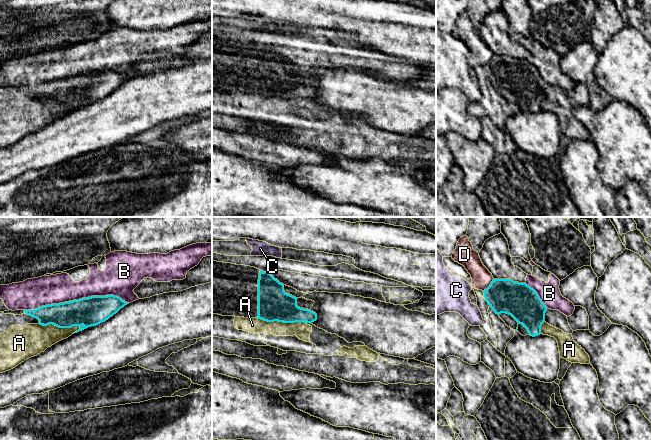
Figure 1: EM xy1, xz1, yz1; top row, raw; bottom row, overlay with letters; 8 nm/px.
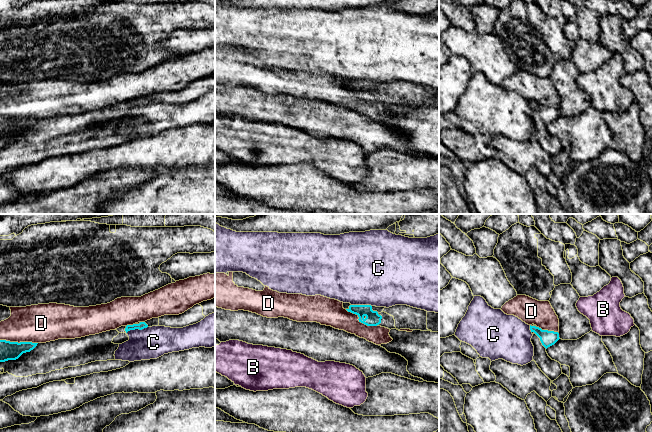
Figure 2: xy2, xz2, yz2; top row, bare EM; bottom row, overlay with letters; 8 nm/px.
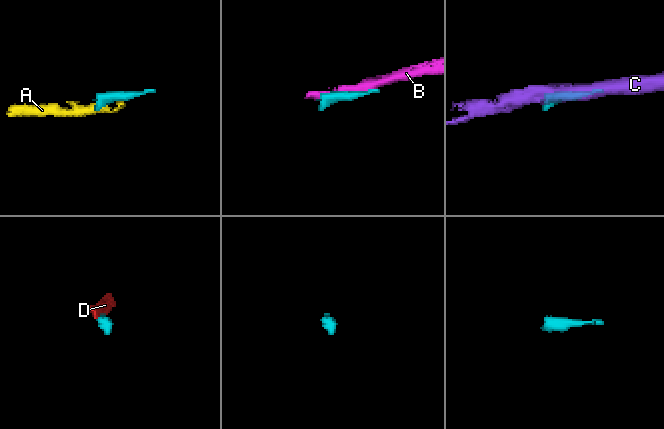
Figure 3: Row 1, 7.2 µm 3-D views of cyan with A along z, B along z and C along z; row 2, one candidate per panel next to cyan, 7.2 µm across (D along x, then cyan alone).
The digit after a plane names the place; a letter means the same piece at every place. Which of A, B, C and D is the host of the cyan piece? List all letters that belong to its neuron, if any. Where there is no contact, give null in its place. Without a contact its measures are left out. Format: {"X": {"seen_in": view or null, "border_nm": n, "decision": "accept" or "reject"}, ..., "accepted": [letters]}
{"A": {"seen_in": "xy1", "border_nm": 340, "decision": "reject"}, "B": {"seen_in": "xy1", "border_nm": 850, "decision": "reject"}, "C": {"seen_in": "xy2", "border_nm": 190, "decision": "reject"}, "D": {"seen_in": "xy2", "border_nm": 300, "decision": "reject"}, "accepted": []}

